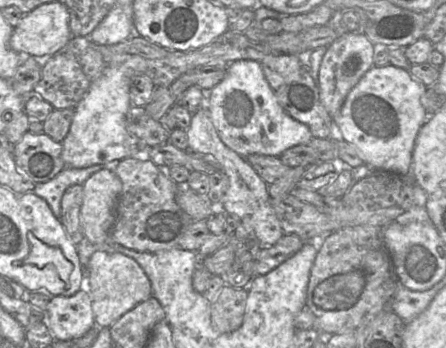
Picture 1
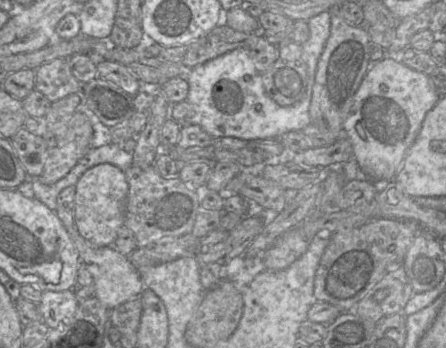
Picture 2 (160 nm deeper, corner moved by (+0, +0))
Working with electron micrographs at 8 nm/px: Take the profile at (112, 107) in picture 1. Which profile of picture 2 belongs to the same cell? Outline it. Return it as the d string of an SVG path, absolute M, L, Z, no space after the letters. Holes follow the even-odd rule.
M89 121L80 126L80 136L62 147L50 147L44 170L39 176L43 184L51 185L64 176L87 153L92 145L93 128Z

